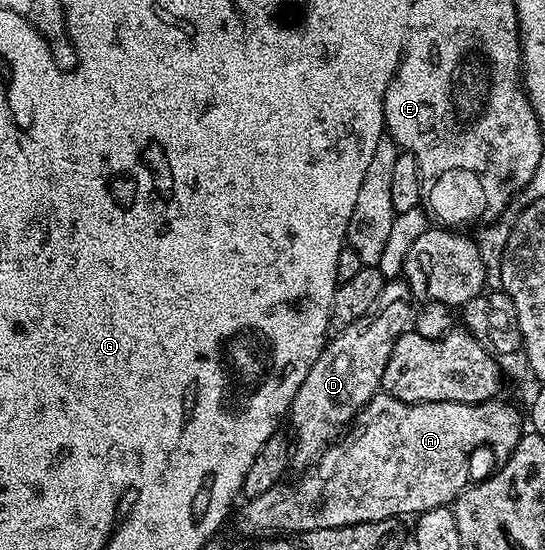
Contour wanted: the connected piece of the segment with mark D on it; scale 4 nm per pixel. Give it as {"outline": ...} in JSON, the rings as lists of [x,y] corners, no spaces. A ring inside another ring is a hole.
{"outline":[[[401,278],[386,279],[375,306],[363,318],[344,325],[338,331],[341,333],[326,343],[311,370],[307,370],[307,378],[303,378],[303,386],[299,386],[287,413],[287,420],[293,423],[291,460],[296,467],[298,464],[305,470],[316,465],[330,444],[357,419],[363,406],[382,391],[383,370],[387,370],[396,340],[414,327],[414,315],[415,297],[409,285]]]}

